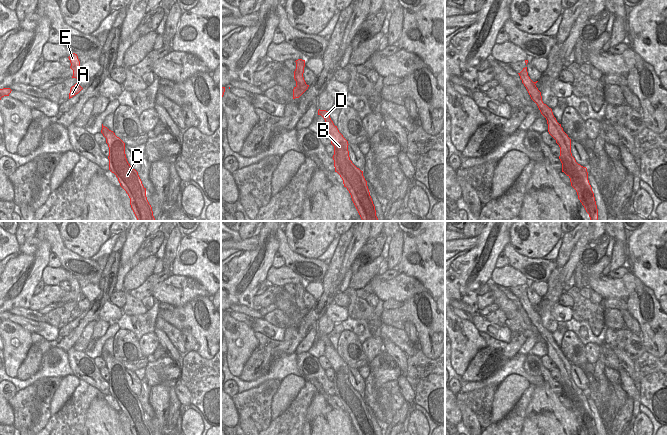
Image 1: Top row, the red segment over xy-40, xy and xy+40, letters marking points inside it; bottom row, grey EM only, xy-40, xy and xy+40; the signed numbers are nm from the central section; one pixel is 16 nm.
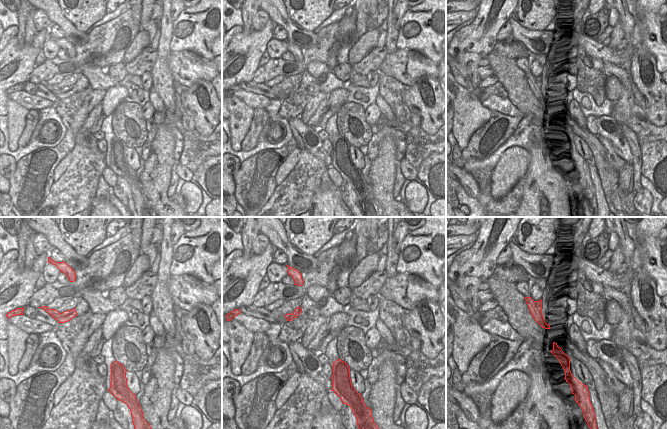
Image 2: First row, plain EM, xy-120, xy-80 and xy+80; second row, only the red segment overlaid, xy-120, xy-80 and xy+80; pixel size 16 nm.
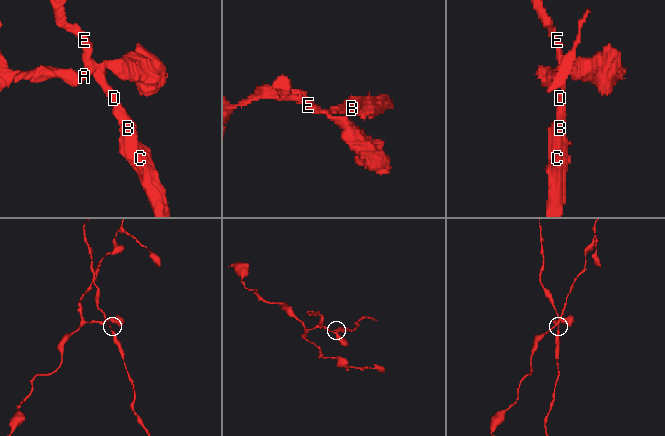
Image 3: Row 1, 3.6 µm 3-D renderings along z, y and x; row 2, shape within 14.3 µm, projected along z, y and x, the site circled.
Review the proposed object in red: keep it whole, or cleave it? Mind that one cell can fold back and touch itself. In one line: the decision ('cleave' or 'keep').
cleave

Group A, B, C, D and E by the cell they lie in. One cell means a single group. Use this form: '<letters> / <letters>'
A / B C D E

